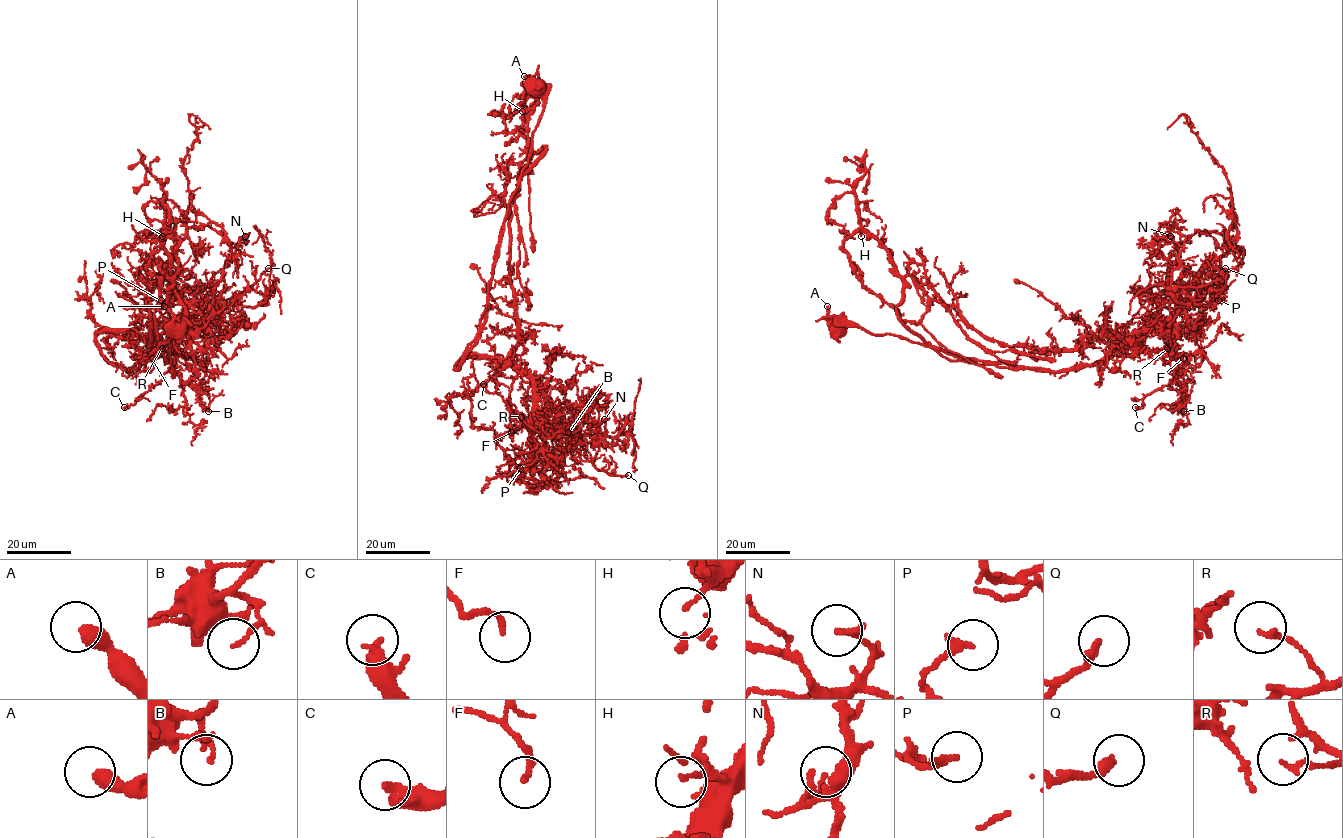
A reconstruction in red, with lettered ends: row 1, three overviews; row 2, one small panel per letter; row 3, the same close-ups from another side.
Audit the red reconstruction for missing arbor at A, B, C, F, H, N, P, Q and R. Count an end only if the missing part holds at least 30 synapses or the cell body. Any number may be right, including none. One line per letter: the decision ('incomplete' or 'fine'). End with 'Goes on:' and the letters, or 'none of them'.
A: fine
B: fine
C: incomplete
F: fine
H: fine
N: fine
P: fine
Q: fine
R: fine
Goes on: C

